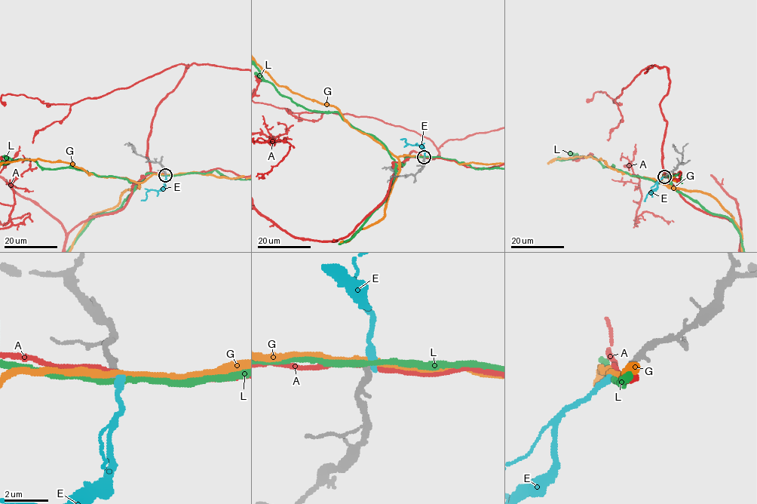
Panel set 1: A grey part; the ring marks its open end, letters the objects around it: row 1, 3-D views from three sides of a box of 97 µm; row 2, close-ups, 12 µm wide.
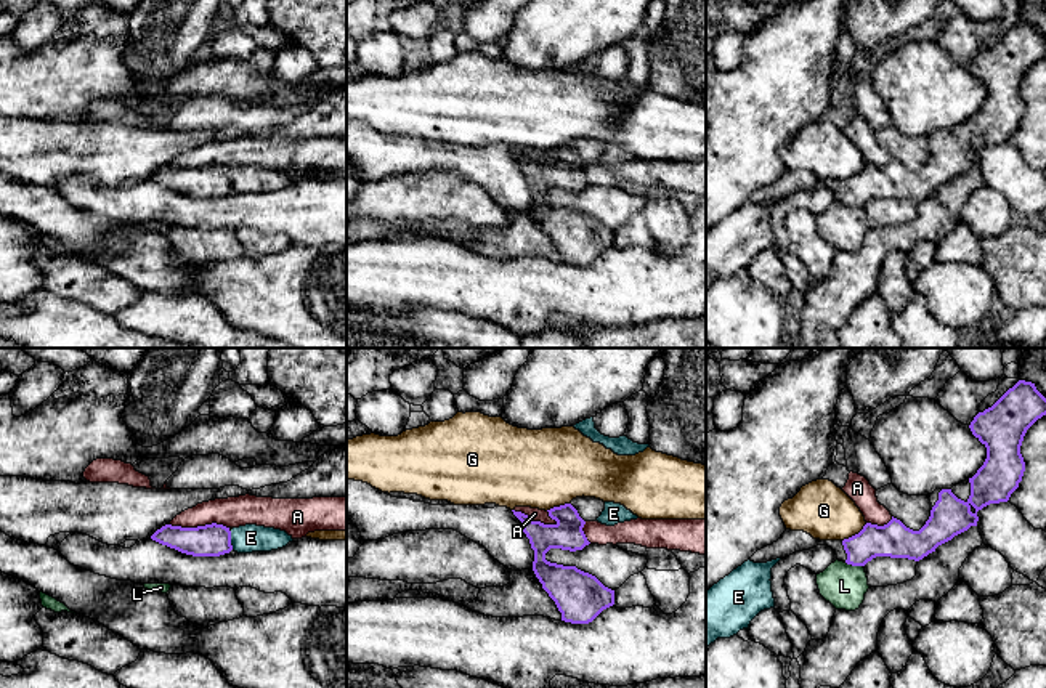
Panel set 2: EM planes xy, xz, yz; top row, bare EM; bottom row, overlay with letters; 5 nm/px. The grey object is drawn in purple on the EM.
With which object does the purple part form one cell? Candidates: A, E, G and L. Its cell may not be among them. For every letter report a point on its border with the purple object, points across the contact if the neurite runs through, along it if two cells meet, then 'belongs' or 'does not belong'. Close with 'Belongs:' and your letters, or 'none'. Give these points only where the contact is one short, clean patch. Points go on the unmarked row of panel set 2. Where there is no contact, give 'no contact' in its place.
A: xy (199, 167) | along xy (169, 164), (182, 167), (222, 164), (228, 169) | does not belong
E: xy (230, 182) | along xy (230, 172), (233, 190) | does not belong
G: yz (855, 175) | along yz (867, 164), (843, 182) | does not belong
L: yz (854, 206) | along yz (846, 202), (862, 207) | does not belong
Belongs: none

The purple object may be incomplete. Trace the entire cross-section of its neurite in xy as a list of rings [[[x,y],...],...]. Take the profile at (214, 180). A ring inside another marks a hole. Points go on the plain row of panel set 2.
[[[217,164],[197,168],[165,165],[151,180],[193,197],[220,197],[233,191],[229,168]]]

